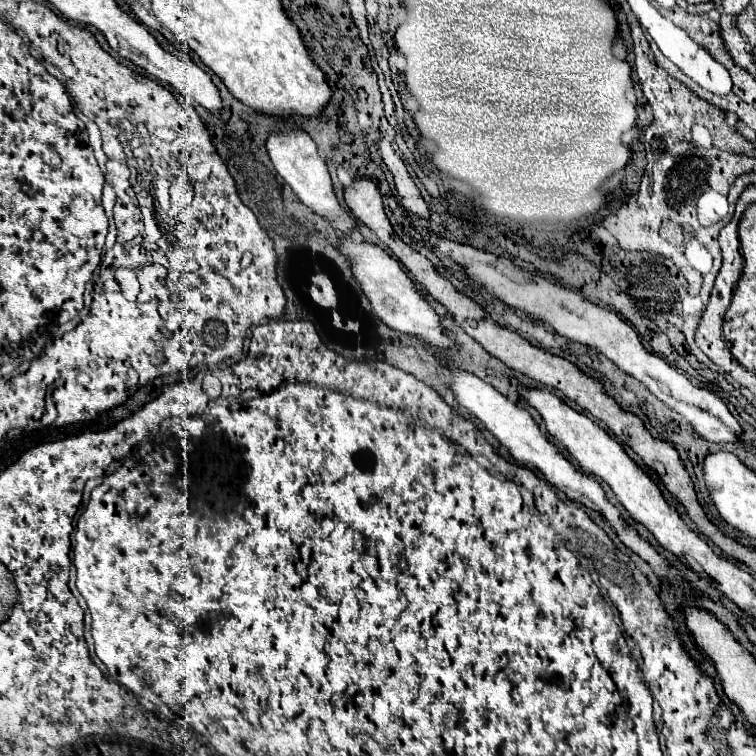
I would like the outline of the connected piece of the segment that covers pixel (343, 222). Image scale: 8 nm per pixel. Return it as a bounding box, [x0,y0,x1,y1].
[266,129,358,235]

